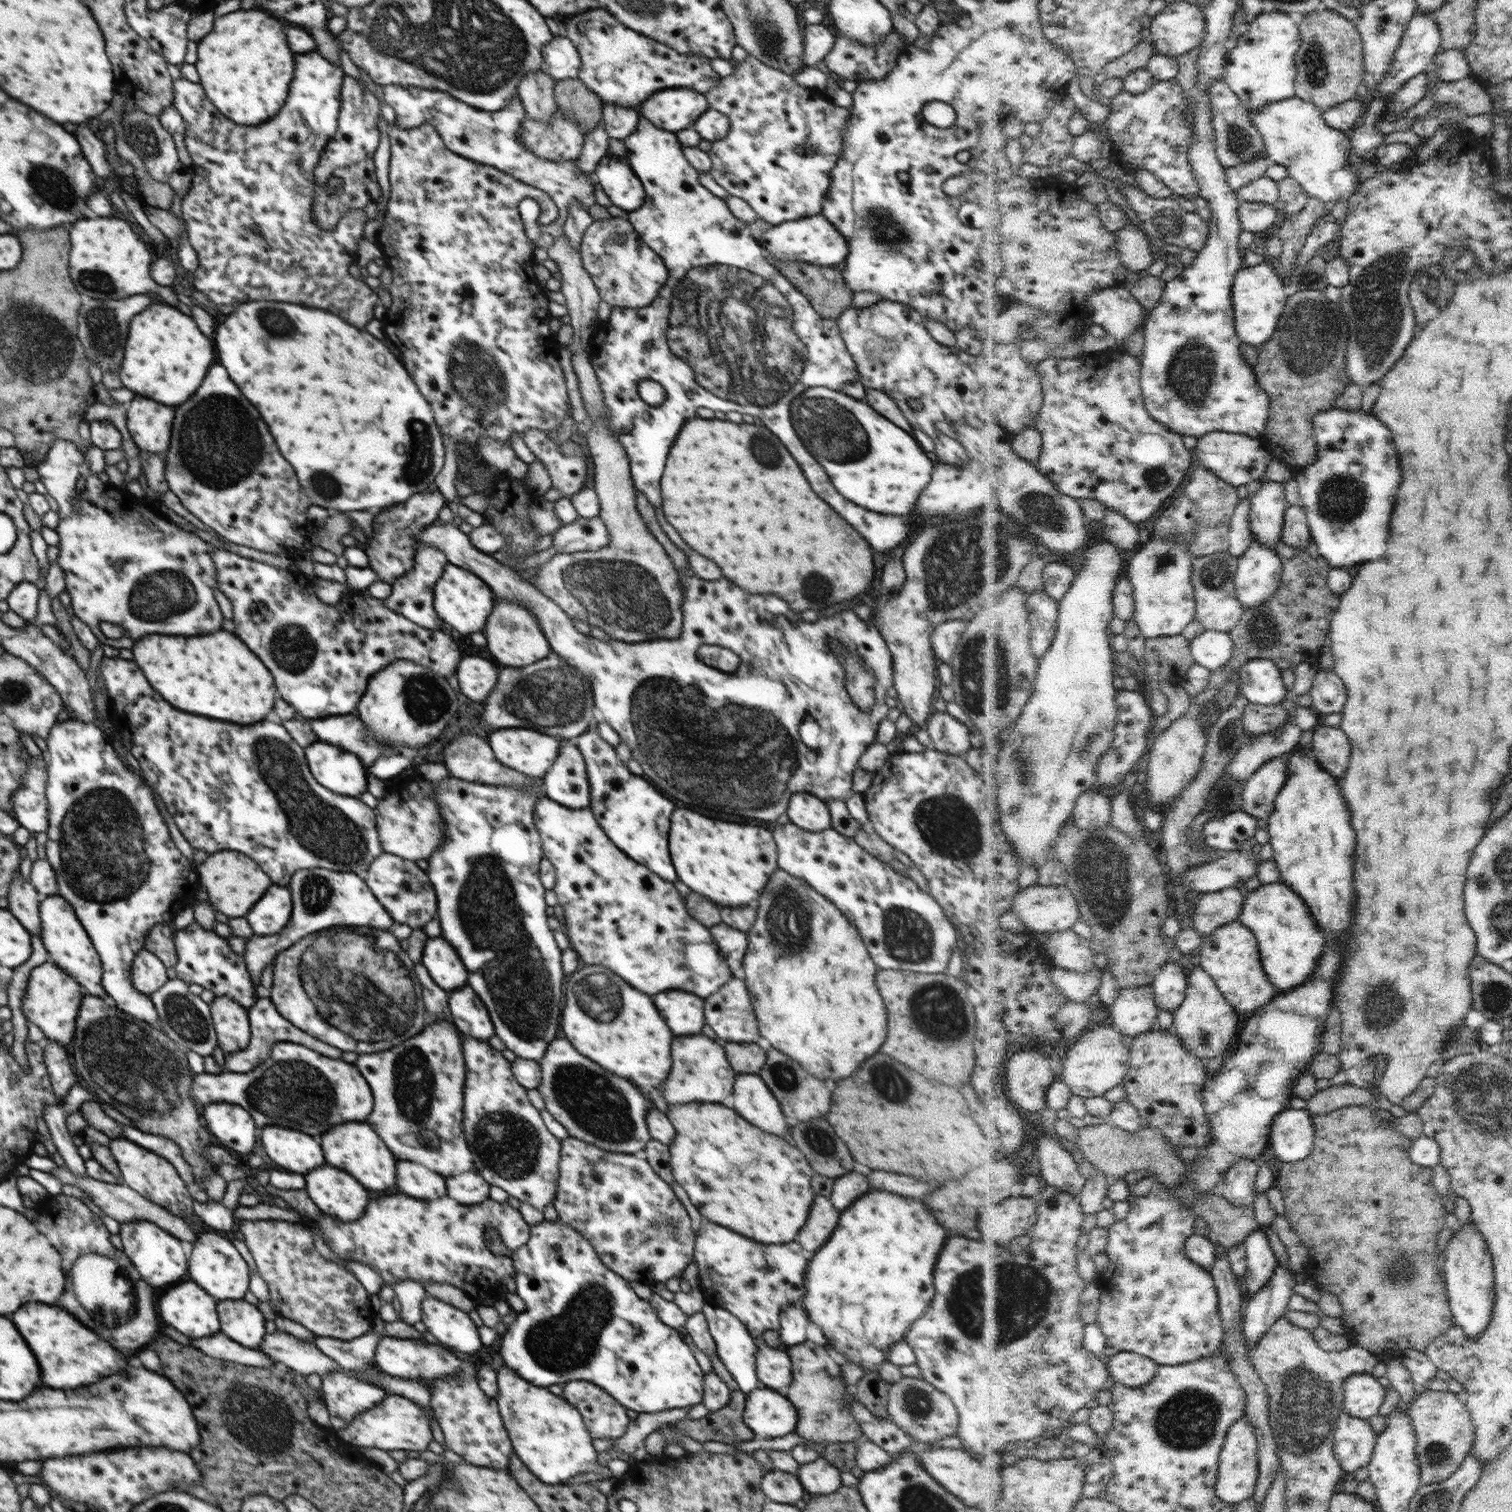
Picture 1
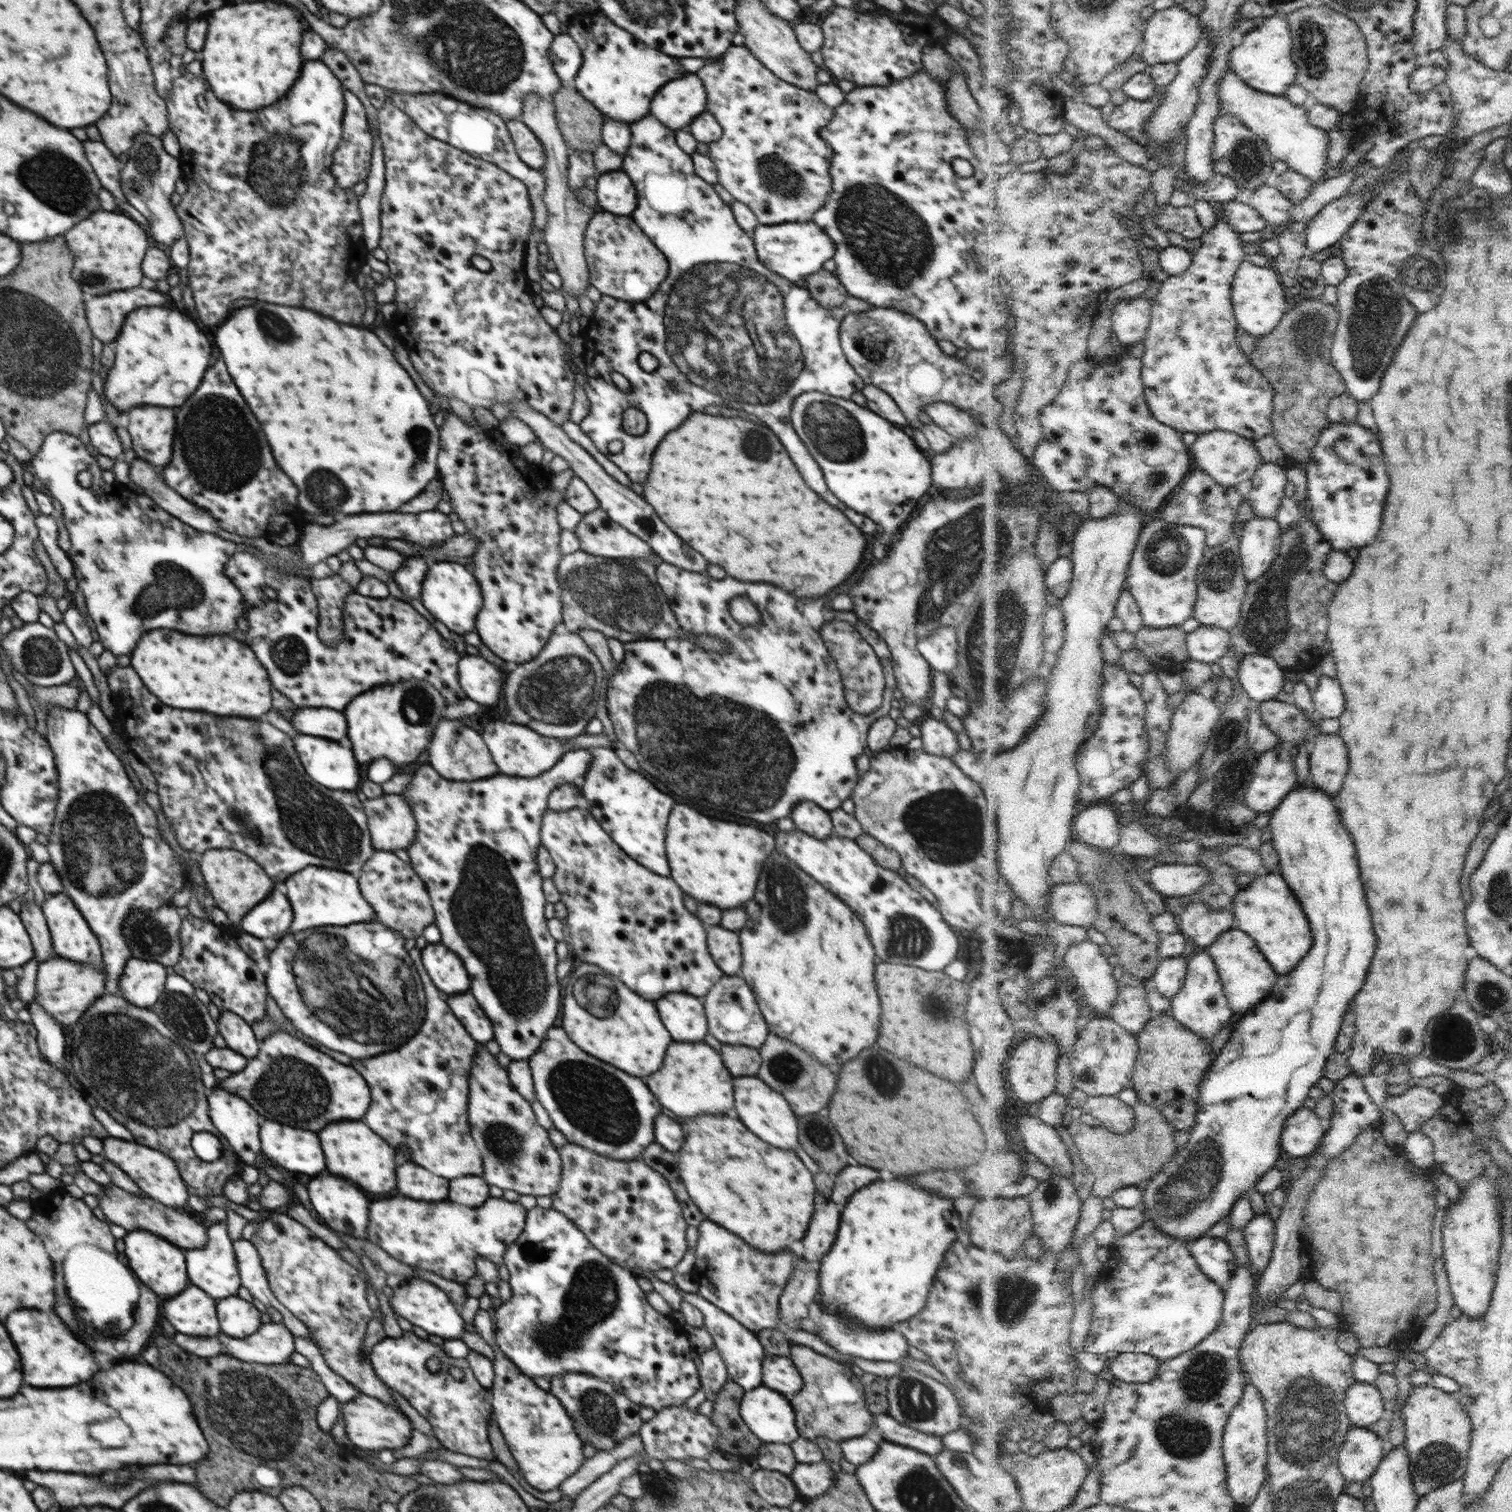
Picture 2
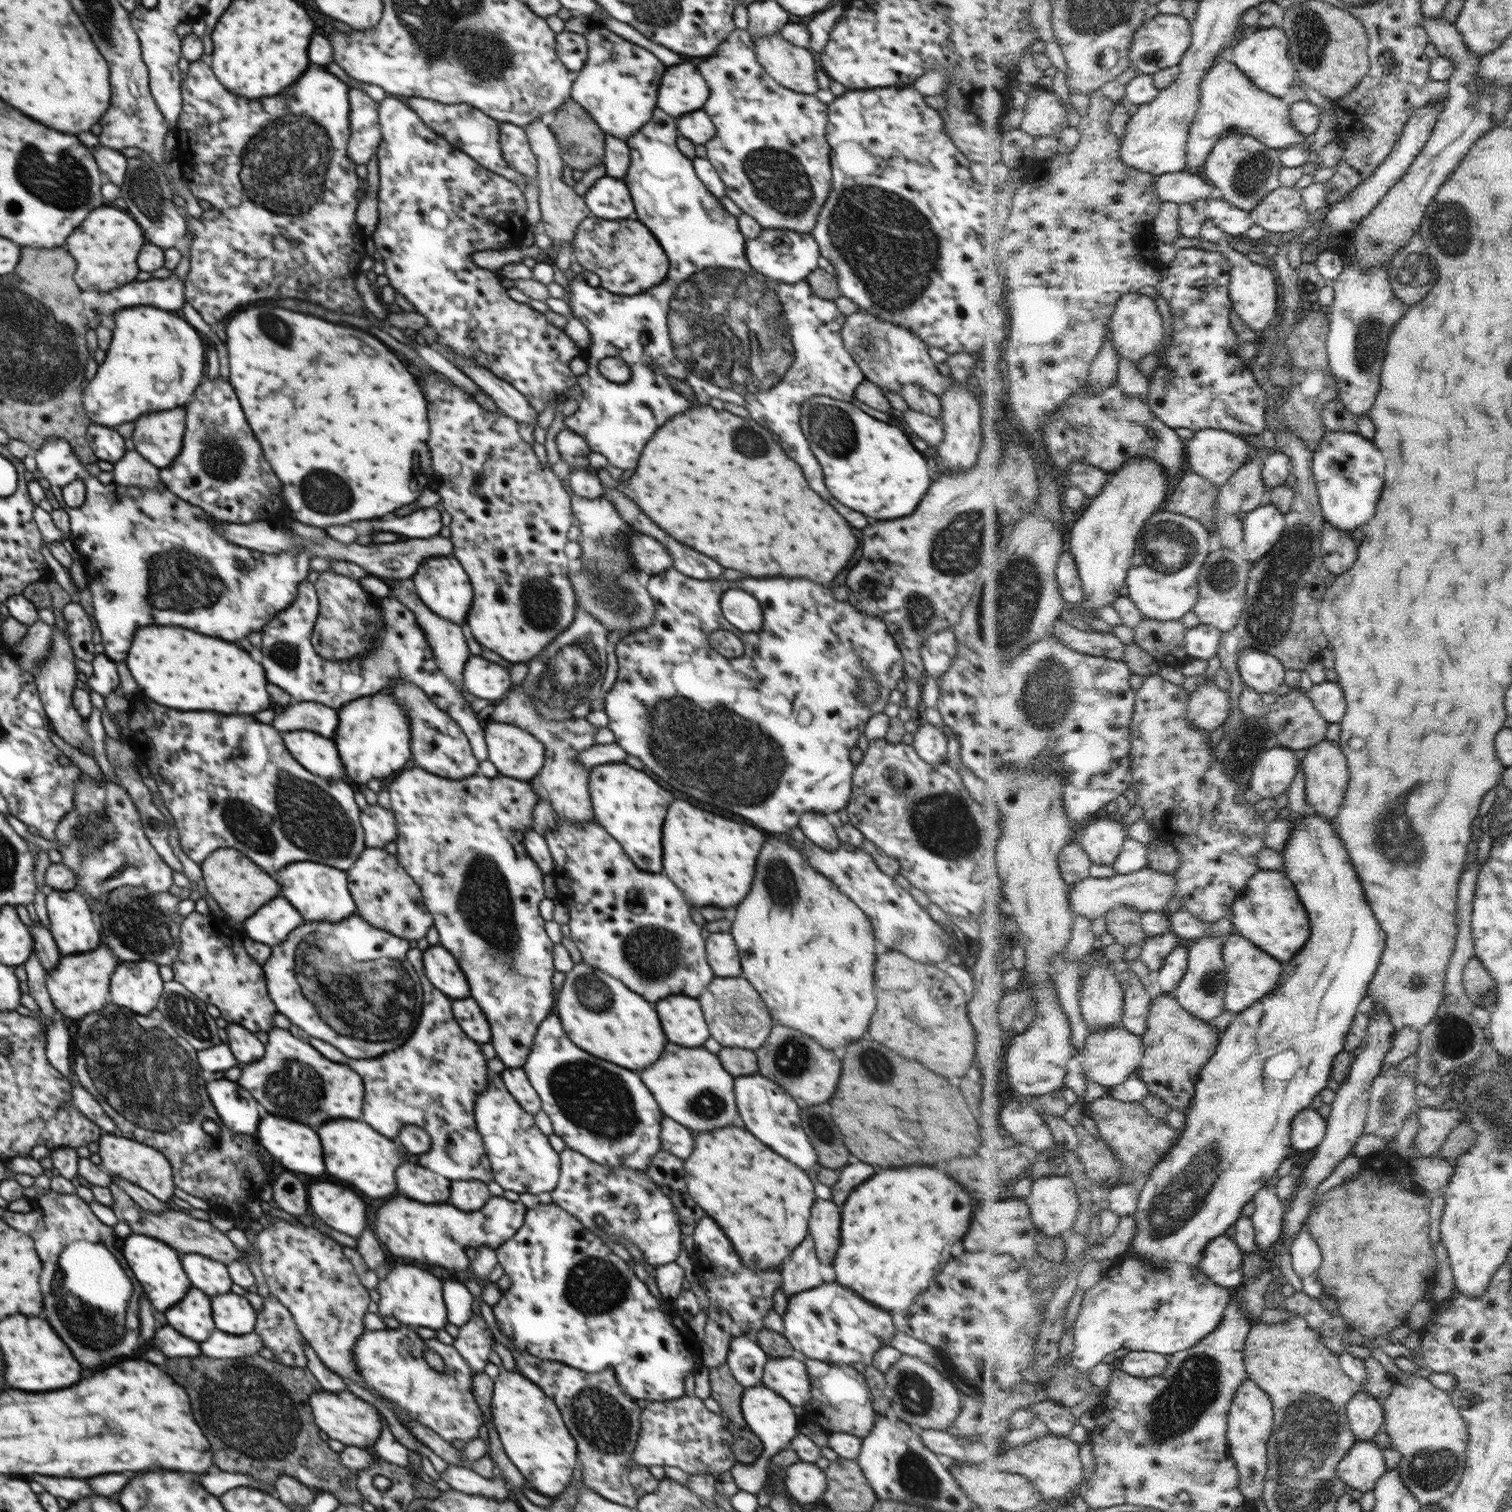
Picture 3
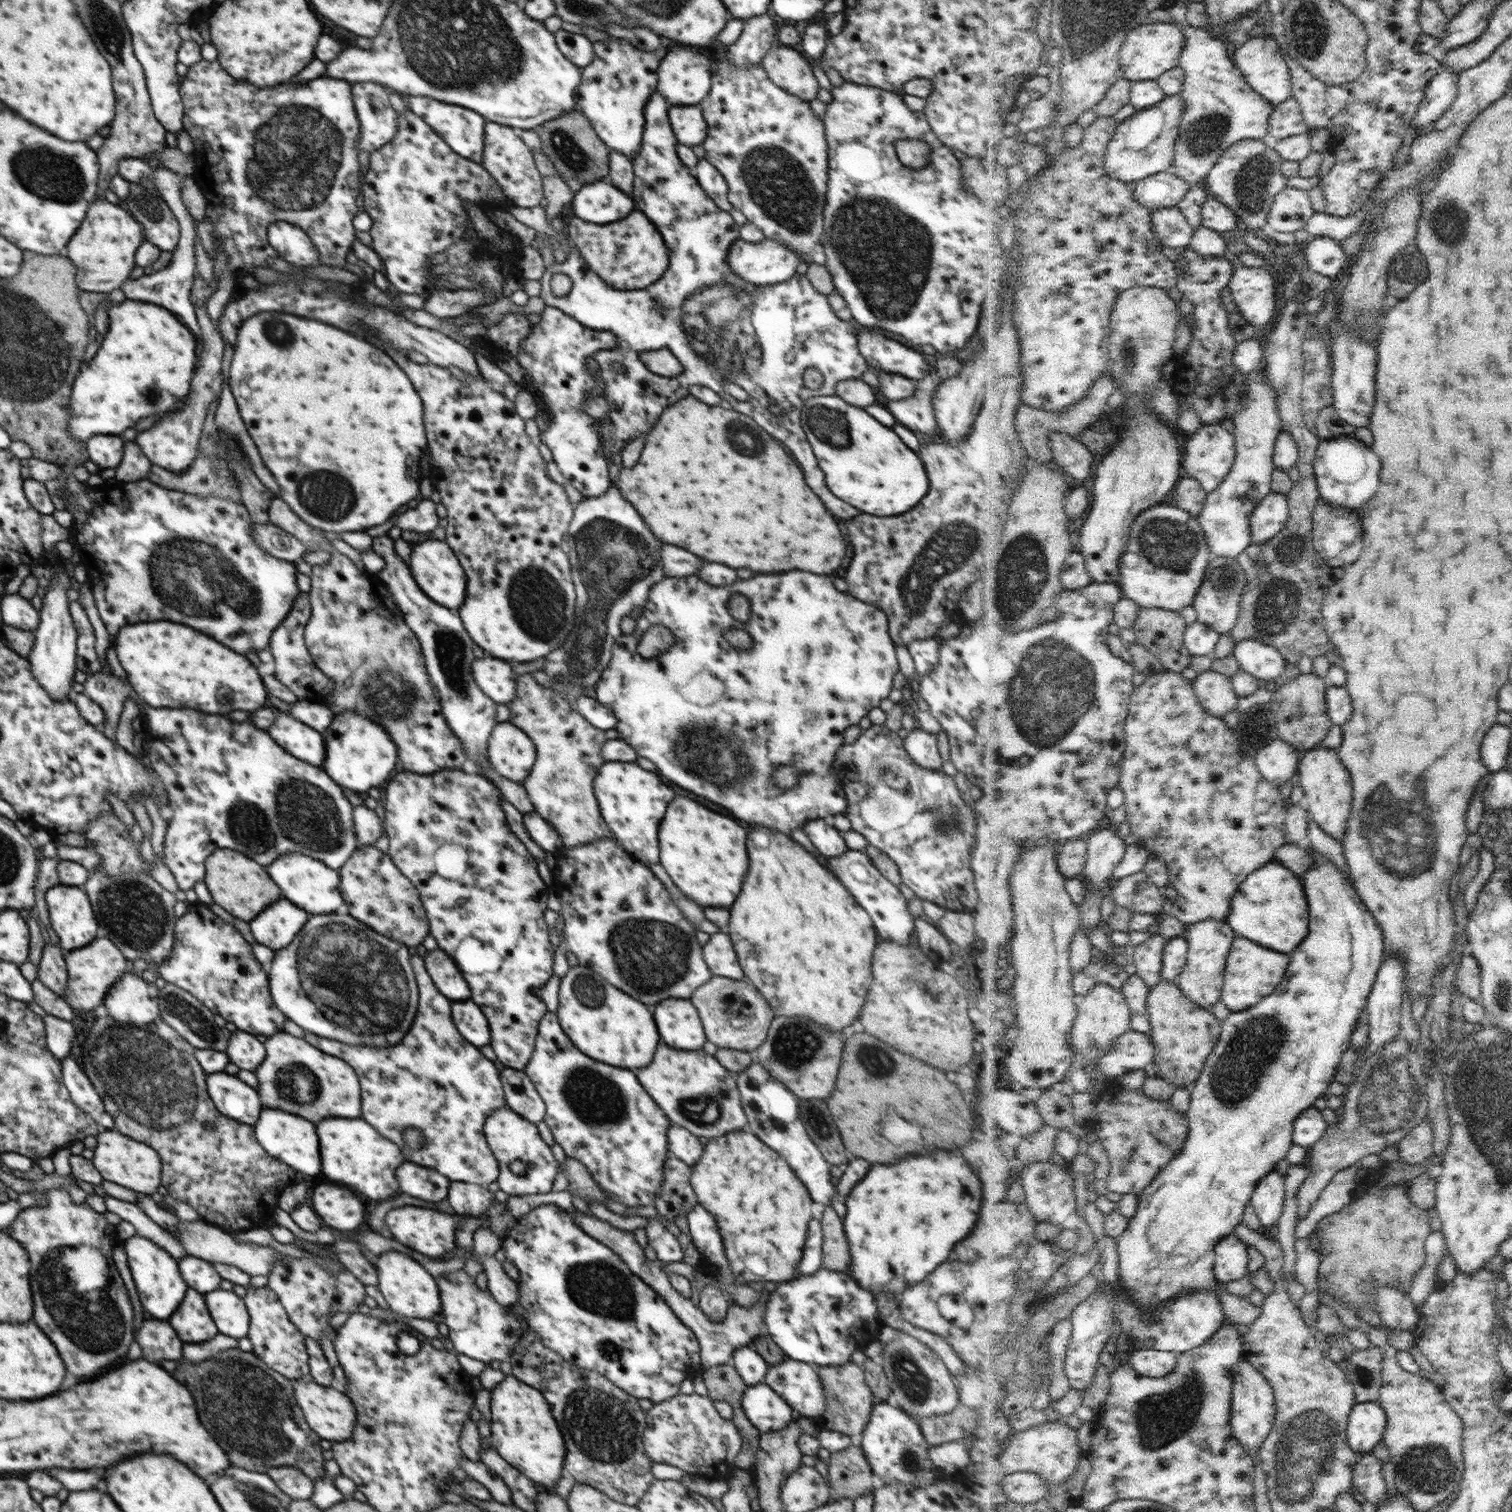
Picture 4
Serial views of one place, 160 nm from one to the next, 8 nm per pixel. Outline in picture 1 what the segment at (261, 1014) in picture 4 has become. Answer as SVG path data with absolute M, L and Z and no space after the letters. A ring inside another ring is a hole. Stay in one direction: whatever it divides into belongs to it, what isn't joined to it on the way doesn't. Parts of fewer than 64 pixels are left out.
M194 921L190 926L176 930L174 942L177 952L175 966L177 978L187 982L188 985L200 984L206 990L212 990L216 997L229 996L246 1010L262 995L252 982L243 955L236 954L230 948L227 938Z

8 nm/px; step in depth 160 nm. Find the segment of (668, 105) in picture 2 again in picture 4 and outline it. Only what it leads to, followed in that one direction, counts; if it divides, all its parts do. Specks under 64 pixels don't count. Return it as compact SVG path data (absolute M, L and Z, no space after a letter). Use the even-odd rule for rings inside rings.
M671 43L666 56L660 61L657 70L657 90L670 105L698 105L711 90L711 74L714 70L714 62L702 52L698 52L698 47L688 46L686 48L684 46L682 48L682 46Z

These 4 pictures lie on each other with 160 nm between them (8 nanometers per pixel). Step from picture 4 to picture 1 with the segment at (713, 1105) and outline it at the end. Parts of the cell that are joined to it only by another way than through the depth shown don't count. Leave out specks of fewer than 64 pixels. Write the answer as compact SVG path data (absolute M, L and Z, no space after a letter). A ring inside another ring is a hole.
M702 1034L678 1036L672 1042L672 1072L664 1086L664 1096L668 1104L688 1104L688 1102L718 1102L732 1108L733 1084L737 1072L728 1062L724 1048Z

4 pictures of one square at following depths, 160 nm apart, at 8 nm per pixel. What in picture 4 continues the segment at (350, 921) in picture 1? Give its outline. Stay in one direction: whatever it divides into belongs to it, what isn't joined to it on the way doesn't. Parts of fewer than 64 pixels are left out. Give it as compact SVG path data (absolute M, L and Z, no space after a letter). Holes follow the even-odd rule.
M292 852L284 858L274 860L272 866L268 866L268 868L270 868L270 878L280 886L282 896L305 912L310 912L310 914L332 914L345 909L342 893L339 891L339 871L328 868L320 860L302 856L299 852L296 852L296 854Z

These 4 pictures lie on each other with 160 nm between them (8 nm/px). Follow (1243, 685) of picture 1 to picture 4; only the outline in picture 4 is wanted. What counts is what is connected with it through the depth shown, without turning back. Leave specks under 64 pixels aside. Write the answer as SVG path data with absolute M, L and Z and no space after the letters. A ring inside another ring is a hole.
M1249 638L1238 644L1234 654L1241 664L1241 669L1260 678L1264 685L1270 685L1280 676L1284 678L1289 663L1278 647L1256 638Z

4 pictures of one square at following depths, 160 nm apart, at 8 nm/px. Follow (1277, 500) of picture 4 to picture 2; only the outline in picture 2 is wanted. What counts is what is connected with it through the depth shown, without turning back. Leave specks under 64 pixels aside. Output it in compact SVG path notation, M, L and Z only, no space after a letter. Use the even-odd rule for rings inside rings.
M1256 516L1242 530L1241 553L1249 582L1270 573L1283 547L1281 524L1277 518Z

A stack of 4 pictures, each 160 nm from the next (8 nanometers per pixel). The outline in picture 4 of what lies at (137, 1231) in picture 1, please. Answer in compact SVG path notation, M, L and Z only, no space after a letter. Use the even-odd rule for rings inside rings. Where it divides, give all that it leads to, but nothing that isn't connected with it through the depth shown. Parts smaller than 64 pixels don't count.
M134 1235L124 1240L124 1250L128 1255L128 1266L132 1279L138 1290L140 1302L158 1320L168 1320L172 1312L178 1308L178 1304L184 1300L189 1286L186 1285L178 1267L178 1260L172 1258L166 1250L156 1246L149 1238ZM154 1310L154 1312L152 1312Z

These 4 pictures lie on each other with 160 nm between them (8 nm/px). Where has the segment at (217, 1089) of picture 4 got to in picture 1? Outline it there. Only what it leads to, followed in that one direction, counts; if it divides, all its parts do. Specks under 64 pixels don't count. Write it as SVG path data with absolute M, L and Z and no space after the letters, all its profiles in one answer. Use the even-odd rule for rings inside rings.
M214 1102L203 1107L202 1121L222 1146L246 1155L256 1146L256 1126L241 1106Z

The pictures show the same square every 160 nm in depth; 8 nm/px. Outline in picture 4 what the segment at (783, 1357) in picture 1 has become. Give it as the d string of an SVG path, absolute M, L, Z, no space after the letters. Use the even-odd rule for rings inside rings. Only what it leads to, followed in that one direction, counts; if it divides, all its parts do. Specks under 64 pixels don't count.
M786 1358L781 1363L769 1366L763 1383L800 1415L815 1420L822 1417L827 1409L820 1376L815 1366L808 1363Z

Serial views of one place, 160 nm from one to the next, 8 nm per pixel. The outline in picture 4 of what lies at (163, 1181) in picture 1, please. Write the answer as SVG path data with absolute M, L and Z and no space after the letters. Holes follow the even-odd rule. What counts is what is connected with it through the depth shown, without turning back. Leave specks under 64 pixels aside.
M106 1129L97 1136L97 1145L91 1159L103 1180L109 1180L130 1190L147 1195L157 1192L161 1185L162 1161L160 1155L147 1144L123 1135L114 1129Z

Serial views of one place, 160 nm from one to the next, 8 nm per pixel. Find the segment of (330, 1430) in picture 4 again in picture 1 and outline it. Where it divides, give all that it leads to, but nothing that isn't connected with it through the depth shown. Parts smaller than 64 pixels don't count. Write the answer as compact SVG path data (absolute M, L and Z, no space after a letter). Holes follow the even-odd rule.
M388 1394L376 1406L361 1412L347 1426L354 1436L356 1447L380 1448L380 1450L418 1450L425 1451L433 1440L431 1418L417 1404L403 1396Z

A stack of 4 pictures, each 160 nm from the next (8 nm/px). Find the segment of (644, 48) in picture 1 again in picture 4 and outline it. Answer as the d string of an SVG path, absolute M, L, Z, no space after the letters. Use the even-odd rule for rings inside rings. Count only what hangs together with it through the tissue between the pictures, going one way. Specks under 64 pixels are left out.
M612 37L607 40L595 41L593 43L594 60L581 68L580 86L576 88L576 104L578 110L582 111L590 124L594 127L597 135L616 152L621 152L633 159L633 154L640 150L645 125L644 109L652 94L657 90L657 70L660 61L669 51L670 42L664 41L660 48L655 51L644 51L632 45L626 39Z

